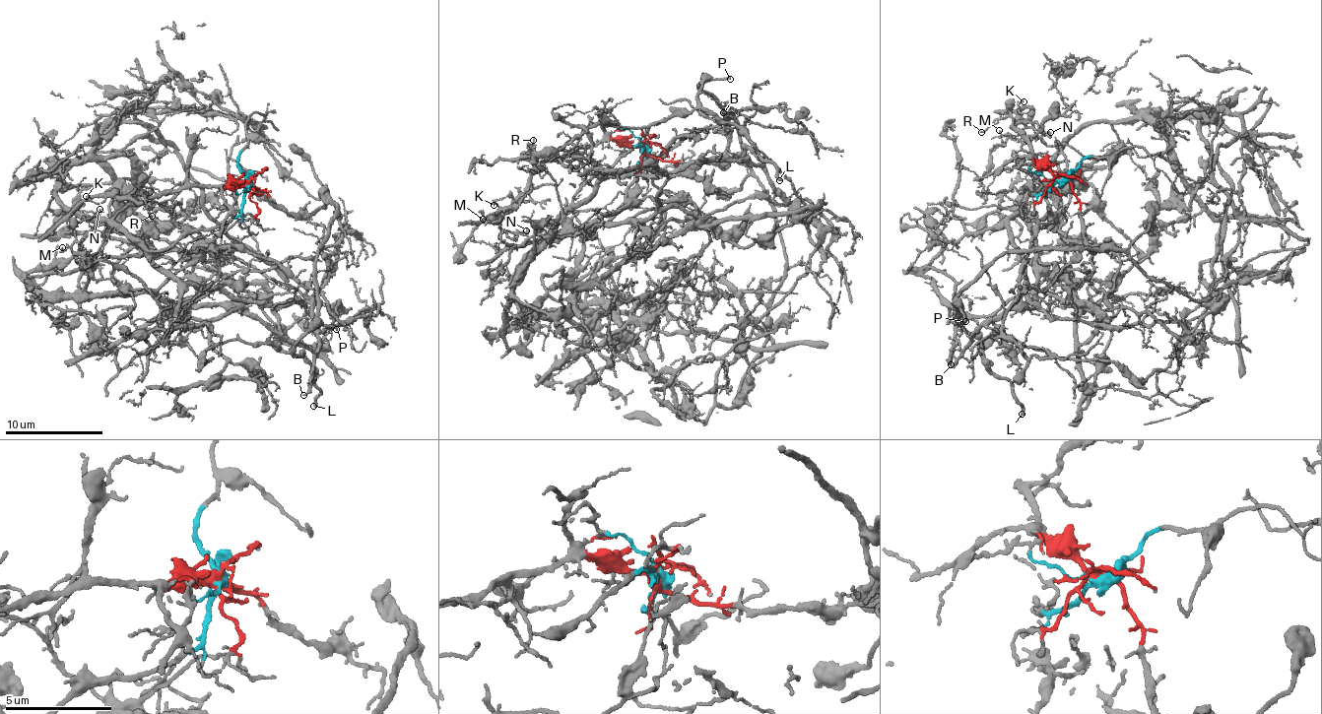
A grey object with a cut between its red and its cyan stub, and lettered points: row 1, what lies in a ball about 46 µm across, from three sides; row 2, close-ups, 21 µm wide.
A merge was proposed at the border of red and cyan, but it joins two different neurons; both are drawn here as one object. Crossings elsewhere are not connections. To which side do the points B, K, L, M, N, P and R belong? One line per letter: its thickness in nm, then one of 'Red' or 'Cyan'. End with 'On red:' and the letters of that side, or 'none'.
B: Thickness 220 nm. Cyan
K: Thickness 150 nm. Red
L: Thickness 240 nm. Cyan
M: Thickness 140 nm. Red
N: Thickness 130 nm. Red
P: Thickness 170 nm. Cyan
R: Thickness 90 nm. Red
On red: K, M, N, R

